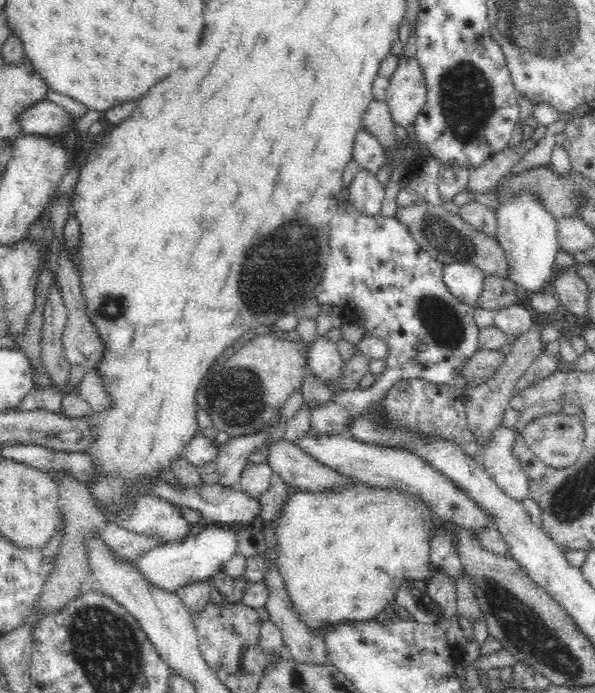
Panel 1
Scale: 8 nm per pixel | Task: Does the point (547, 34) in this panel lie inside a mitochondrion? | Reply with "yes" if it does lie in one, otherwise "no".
yes

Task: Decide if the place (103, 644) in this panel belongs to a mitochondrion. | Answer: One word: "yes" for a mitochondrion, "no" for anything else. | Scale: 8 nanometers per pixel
yes

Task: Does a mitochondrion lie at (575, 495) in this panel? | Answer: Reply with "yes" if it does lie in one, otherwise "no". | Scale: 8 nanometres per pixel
yes

